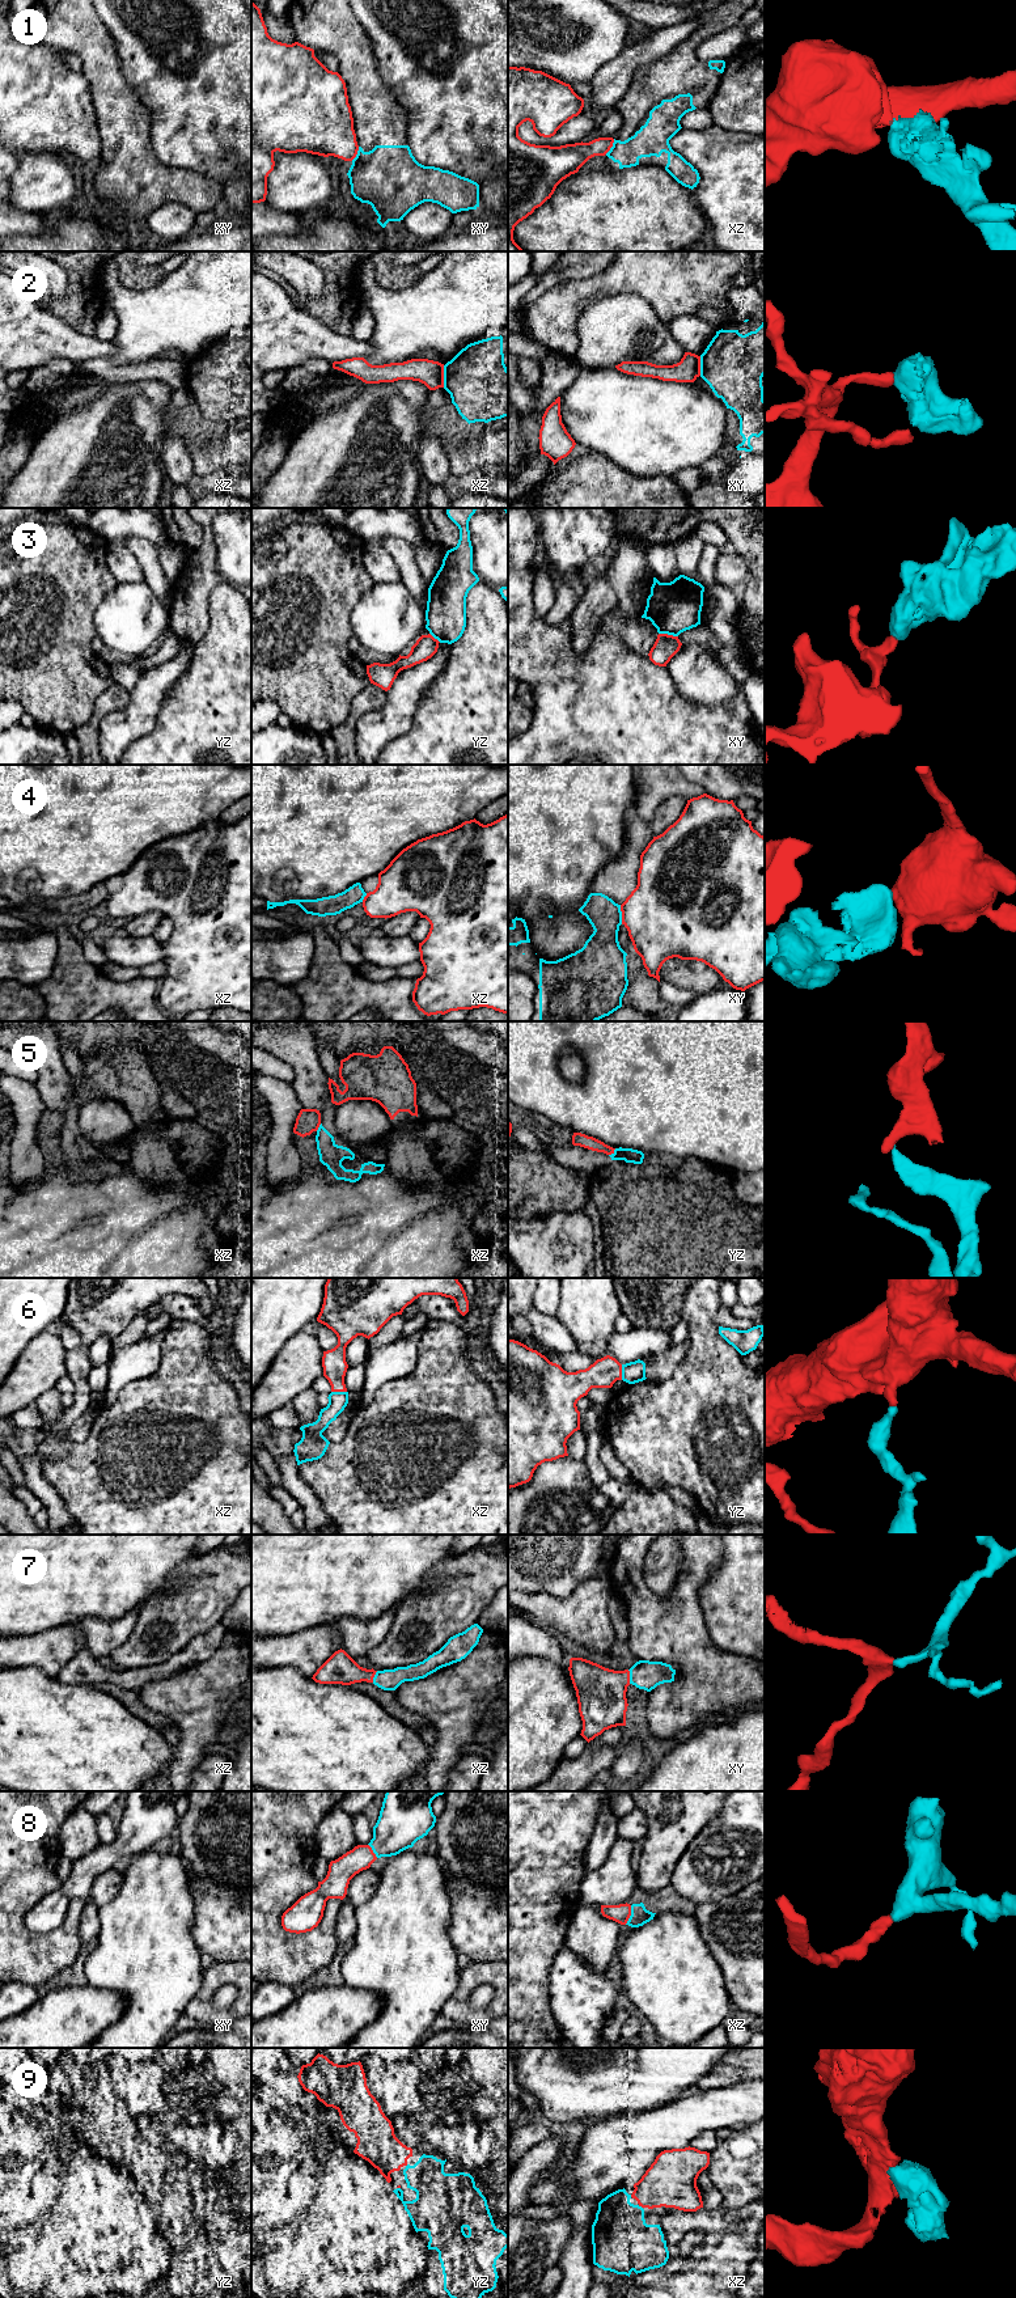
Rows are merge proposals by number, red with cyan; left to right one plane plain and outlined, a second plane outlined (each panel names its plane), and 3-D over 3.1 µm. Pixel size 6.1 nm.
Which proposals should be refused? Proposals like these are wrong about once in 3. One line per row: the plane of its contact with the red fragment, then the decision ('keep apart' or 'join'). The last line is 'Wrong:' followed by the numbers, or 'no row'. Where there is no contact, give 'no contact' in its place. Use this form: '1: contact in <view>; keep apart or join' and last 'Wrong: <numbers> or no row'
1: contact in xz; keep apart
2: contact in xz; keep apart
3: contact in xy; keep apart
4: contact in xy; keep apart
5: contact in yz; keep apart
6: contact in xz; join
7: contact in xy; join
8: contact in xz; join
9: contact in xz; join
Wrong: 1, 2, 3, 4, 5

